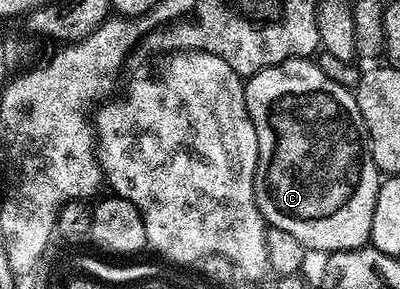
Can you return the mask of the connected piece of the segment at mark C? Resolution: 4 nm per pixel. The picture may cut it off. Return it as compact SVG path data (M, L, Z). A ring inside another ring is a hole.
M286 58L280 64L264 68L260 72L249 75L244 82L246 88L246 107L248 116L256 128L256 144L258 145L258 167L254 177L256 204L262 213L267 227L283 229L291 236L296 236L306 249L322 249L327 252L336 250L358 250L367 245L372 228L372 212L376 212L376 196L380 185L380 172L368 152L364 152L366 141L366 125L362 122L360 108L354 99L353 89L336 84L336 80L328 80L324 72L320 72L317 61L310 58Z

